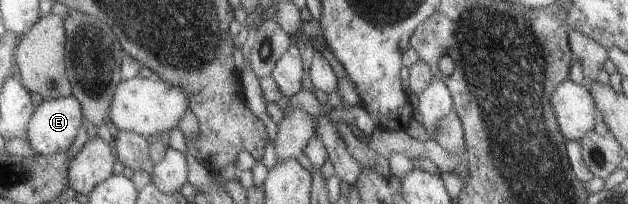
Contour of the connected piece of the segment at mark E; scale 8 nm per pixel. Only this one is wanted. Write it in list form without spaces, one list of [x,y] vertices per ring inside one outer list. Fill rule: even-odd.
[[[74,94],[68,97],[43,100],[36,107],[34,115],[30,117],[30,121],[26,125],[26,141],[36,154],[48,156],[68,151],[72,147],[72,143],[76,141],[80,129],[85,125],[84,120],[83,105]]]

